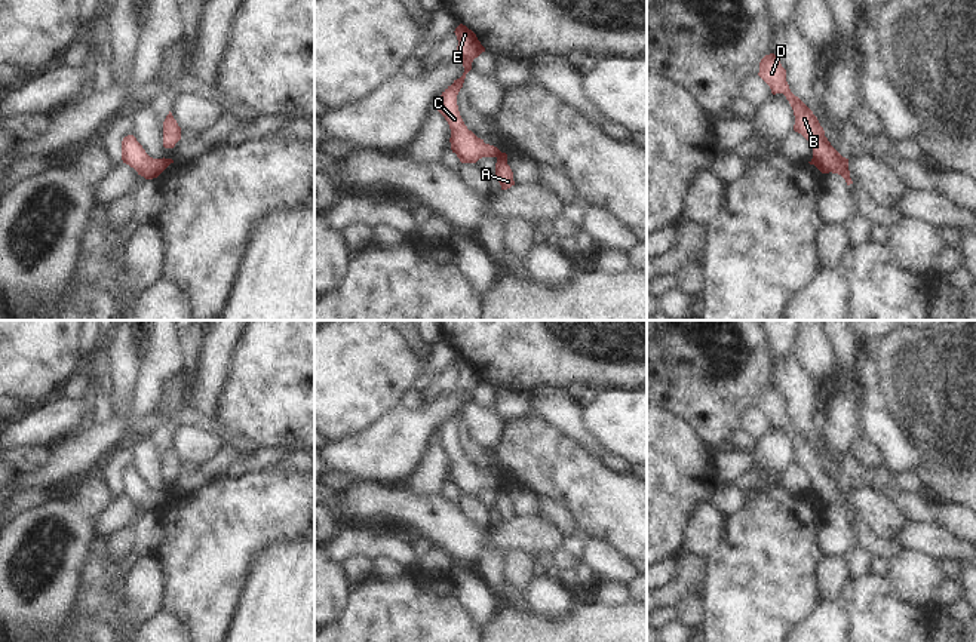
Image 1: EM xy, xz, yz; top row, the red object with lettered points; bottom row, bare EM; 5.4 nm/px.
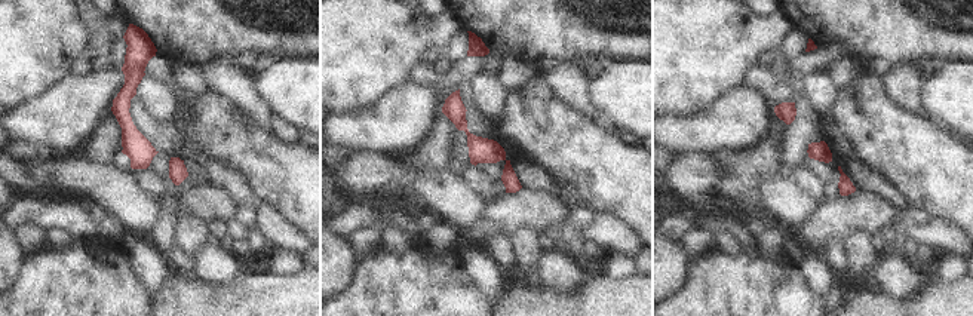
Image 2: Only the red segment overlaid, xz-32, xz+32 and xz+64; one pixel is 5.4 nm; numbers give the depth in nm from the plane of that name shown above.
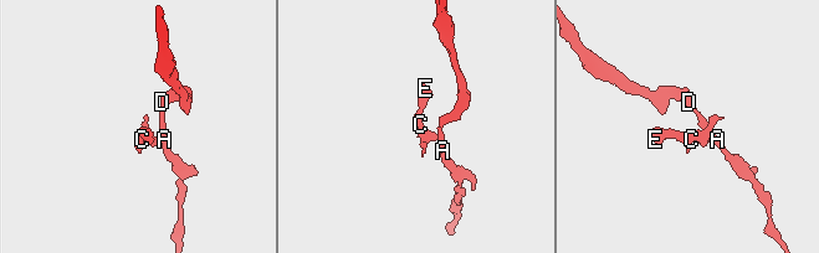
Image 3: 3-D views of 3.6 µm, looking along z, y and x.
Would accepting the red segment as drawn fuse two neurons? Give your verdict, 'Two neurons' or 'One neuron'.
Two neurons.

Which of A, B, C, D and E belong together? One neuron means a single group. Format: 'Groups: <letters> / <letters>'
Groups: A B D / C E.

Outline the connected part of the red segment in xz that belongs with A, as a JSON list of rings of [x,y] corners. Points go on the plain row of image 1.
[[[501,485],[497,489],[495,507],[498,510],[498,514],[501,517],[501,522],[507,522],[512,517],[515,517],[513,504],[510,501],[510,498],[507,497],[507,486],[506,485]]]

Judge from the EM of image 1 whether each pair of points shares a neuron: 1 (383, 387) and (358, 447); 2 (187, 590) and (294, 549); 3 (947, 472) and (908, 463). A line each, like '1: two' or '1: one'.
1: two
2: two
3: two

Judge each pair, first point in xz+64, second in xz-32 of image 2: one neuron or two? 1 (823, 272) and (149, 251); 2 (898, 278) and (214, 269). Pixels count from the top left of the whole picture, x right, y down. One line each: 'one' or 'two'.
1: one
2: one

